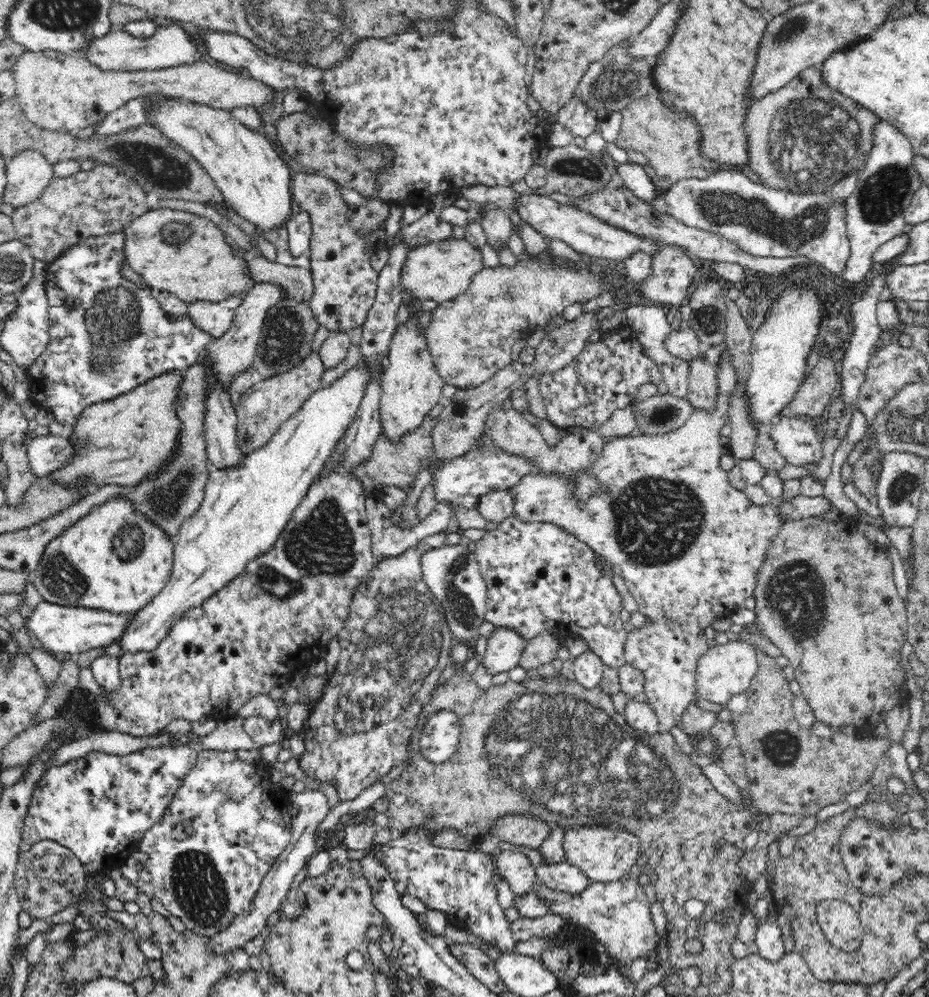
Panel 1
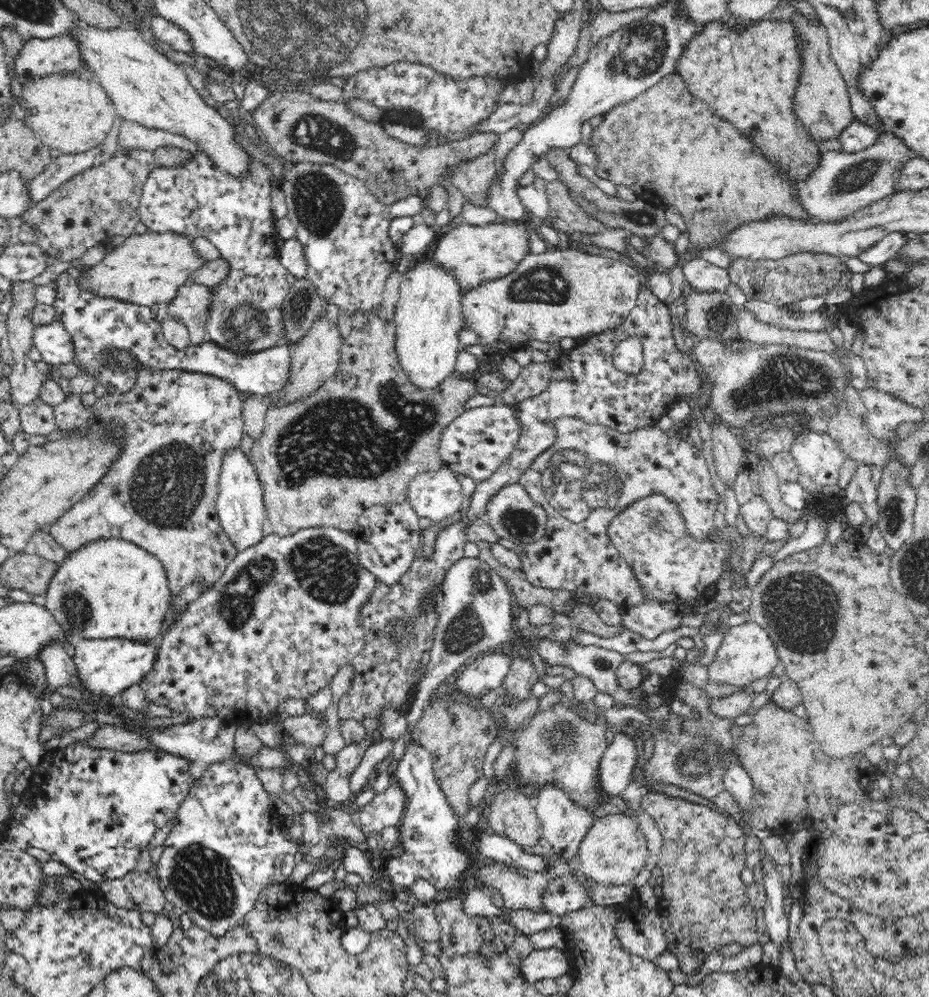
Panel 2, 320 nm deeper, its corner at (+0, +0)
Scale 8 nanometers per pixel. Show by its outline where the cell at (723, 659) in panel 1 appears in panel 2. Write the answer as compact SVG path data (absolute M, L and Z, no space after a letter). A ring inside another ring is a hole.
M749 619L744 624L731 627L725 634L713 660L708 663L708 676L711 683L728 682L740 688L748 687L755 680L769 676L779 662L779 656L770 635L762 626Z

